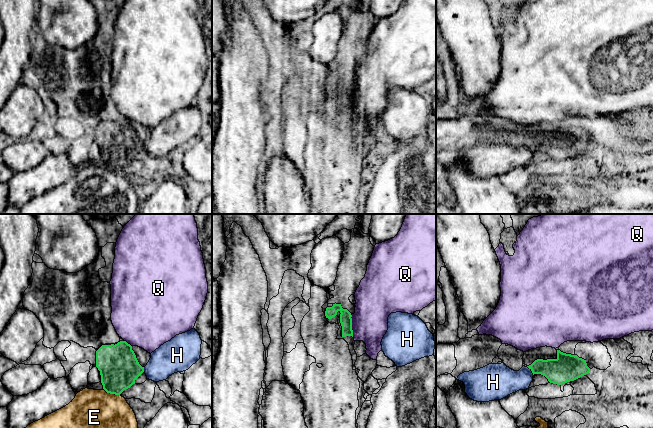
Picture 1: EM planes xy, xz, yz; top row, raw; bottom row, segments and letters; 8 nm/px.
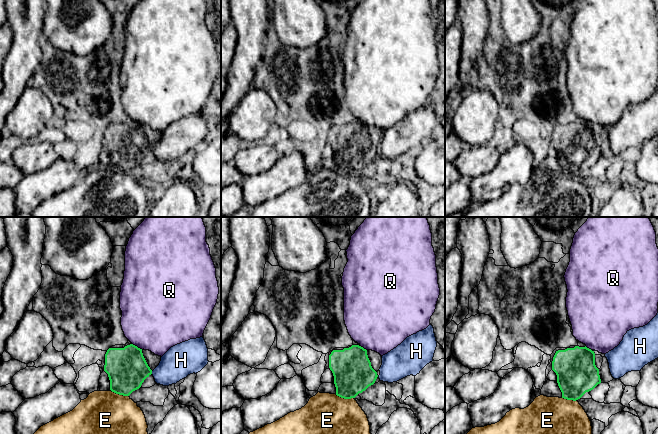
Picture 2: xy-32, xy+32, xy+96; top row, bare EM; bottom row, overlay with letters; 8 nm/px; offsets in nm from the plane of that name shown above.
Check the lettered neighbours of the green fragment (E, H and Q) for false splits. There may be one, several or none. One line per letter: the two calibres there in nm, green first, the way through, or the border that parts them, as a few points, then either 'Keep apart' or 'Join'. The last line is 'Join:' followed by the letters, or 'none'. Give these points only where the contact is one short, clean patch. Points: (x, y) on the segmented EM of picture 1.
E: Thickness 320 nm (green) against 320 nm. Boundary: xy (103, 388), (107, 392), (119, 395). Keep apart
H: Thickness 220 nm (green) against 240 nm. Boundary: yz (526, 366), (533, 375). Keep apart
Q: Thickness 100 nm (green) against 300 nm. Boundary: xz (350, 314), (353, 336). Keep apart
Join: none

